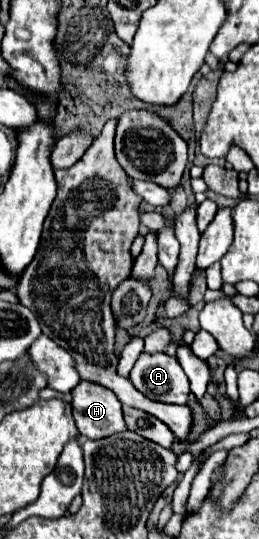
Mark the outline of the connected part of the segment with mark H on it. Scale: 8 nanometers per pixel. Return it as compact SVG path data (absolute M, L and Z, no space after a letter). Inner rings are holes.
M82 380L72 388L72 412L78 430L86 438L98 440L126 430L120 400L96 382Z

